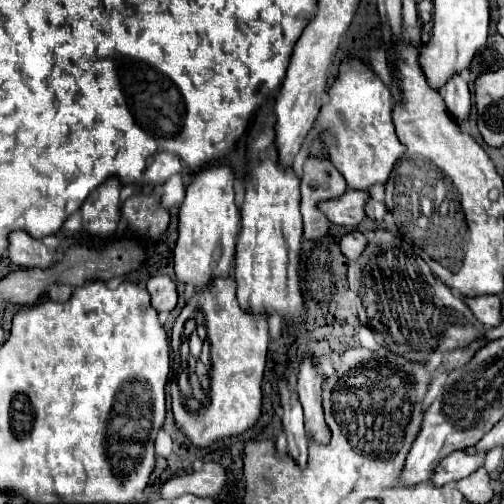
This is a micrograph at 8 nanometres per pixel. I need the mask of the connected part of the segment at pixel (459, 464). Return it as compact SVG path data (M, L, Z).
M455 450L447 458L443 458L443 462L439 462L439 466L435 468L433 482L437 486L443 486L447 482L457 482L473 474L479 466L483 466L483 462L485 454L463 454L463 450Z

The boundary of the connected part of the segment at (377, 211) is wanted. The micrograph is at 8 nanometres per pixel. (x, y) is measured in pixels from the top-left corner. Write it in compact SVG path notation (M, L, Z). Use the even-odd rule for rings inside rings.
M369 198L369 200L367 200L365 214L367 214L371 220L375 220L375 222L381 222L381 220L383 220L383 216L385 216L385 212L387 212L387 208L385 208L385 204L383 204L383 202L379 202L379 200L373 200L373 198Z

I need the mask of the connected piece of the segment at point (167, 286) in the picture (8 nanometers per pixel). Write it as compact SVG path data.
M153 276L147 280L147 290L151 294L151 304L159 314L169 314L179 298L177 284L169 276Z

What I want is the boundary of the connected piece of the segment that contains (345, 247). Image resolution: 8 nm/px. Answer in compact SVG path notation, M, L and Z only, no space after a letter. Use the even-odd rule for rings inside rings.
M355 230L355 232L349 232L349 234L345 234L345 236L341 238L341 252L343 252L349 260L353 260L353 258L359 258L359 256L361 256L365 244L367 244L365 236Z

